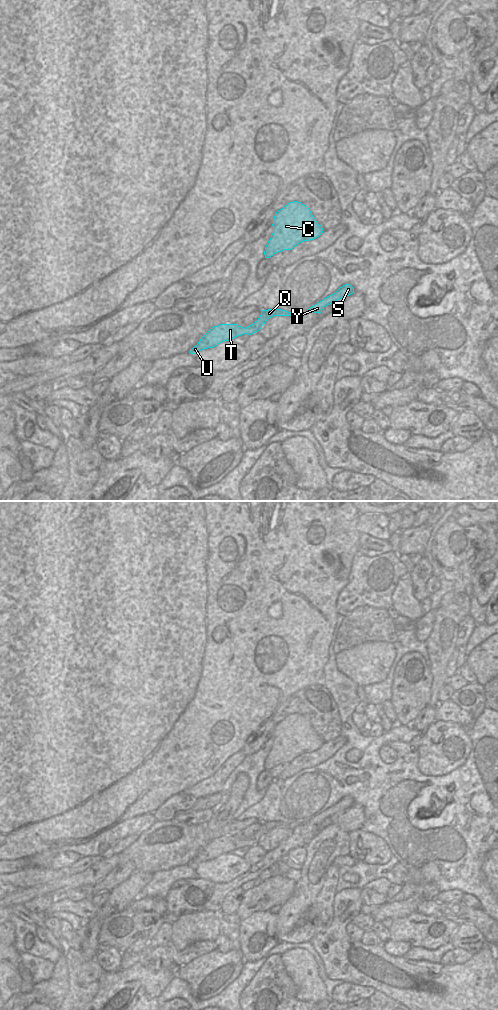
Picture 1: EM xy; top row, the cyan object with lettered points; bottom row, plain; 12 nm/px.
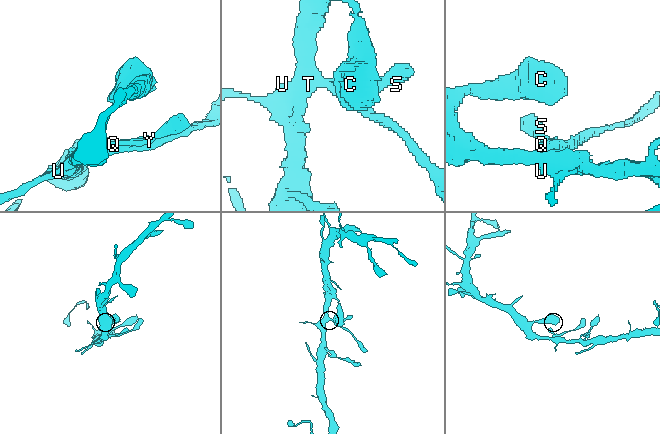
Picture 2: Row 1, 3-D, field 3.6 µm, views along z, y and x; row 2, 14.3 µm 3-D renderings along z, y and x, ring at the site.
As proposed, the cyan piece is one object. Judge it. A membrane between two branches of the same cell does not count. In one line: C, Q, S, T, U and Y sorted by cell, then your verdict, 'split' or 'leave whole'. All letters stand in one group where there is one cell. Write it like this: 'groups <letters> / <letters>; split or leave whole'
groups C Q S T U Y; leave whole

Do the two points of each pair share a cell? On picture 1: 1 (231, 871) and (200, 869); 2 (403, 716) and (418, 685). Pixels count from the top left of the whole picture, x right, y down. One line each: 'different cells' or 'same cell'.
1: same cell
2: same cell

